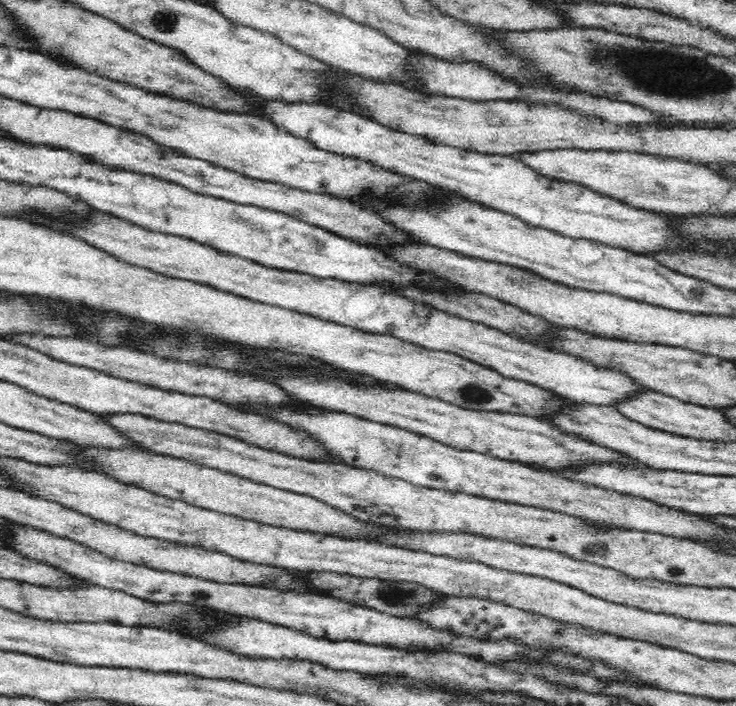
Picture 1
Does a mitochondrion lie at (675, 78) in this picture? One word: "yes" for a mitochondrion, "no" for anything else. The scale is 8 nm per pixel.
yes

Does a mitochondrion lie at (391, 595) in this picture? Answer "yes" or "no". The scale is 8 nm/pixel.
yes

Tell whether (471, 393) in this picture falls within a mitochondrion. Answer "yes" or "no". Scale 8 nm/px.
yes

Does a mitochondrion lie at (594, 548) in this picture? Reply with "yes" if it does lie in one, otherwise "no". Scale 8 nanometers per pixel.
yes

